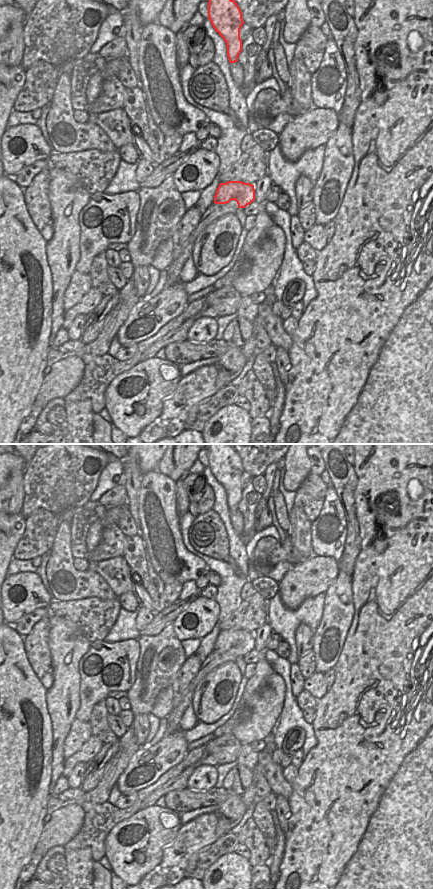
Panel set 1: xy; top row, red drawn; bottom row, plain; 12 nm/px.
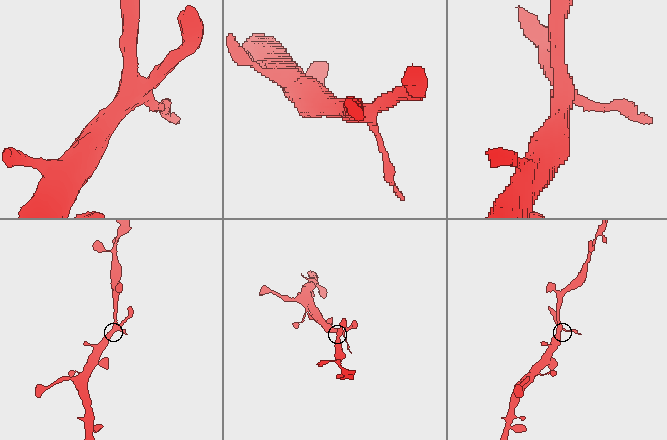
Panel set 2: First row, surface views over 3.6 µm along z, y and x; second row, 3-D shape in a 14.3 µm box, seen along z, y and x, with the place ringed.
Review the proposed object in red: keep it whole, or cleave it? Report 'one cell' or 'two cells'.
two cells

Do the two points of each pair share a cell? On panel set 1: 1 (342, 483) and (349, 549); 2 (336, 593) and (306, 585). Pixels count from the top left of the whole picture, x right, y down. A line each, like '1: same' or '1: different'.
1: same
2: different

